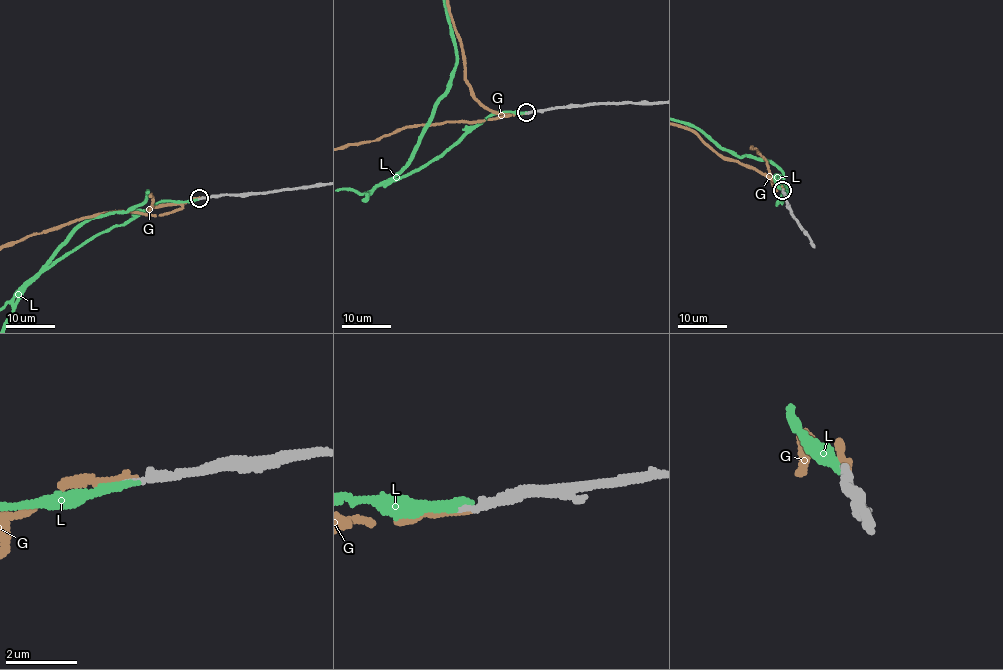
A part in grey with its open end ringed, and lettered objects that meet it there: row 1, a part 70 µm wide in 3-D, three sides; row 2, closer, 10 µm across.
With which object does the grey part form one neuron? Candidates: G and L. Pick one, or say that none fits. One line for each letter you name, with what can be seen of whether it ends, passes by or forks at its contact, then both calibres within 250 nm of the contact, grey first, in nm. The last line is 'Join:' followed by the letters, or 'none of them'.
L: it ends there; 280 nm thick on the grey side, 240 nm on the other
Join: L

